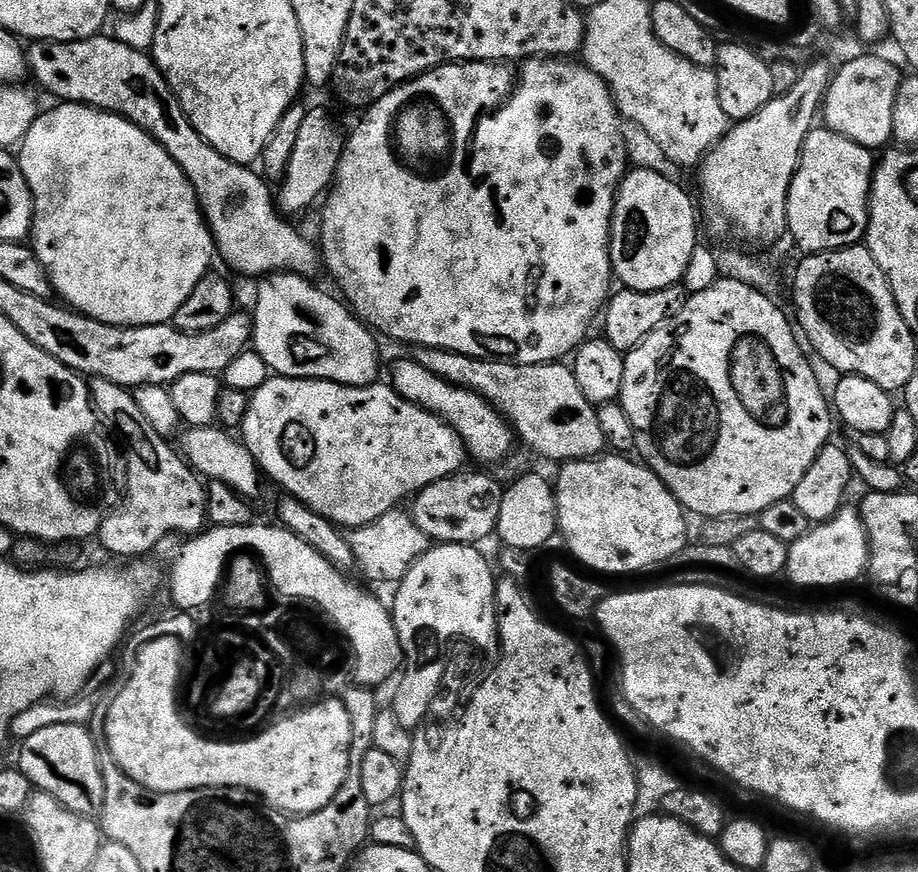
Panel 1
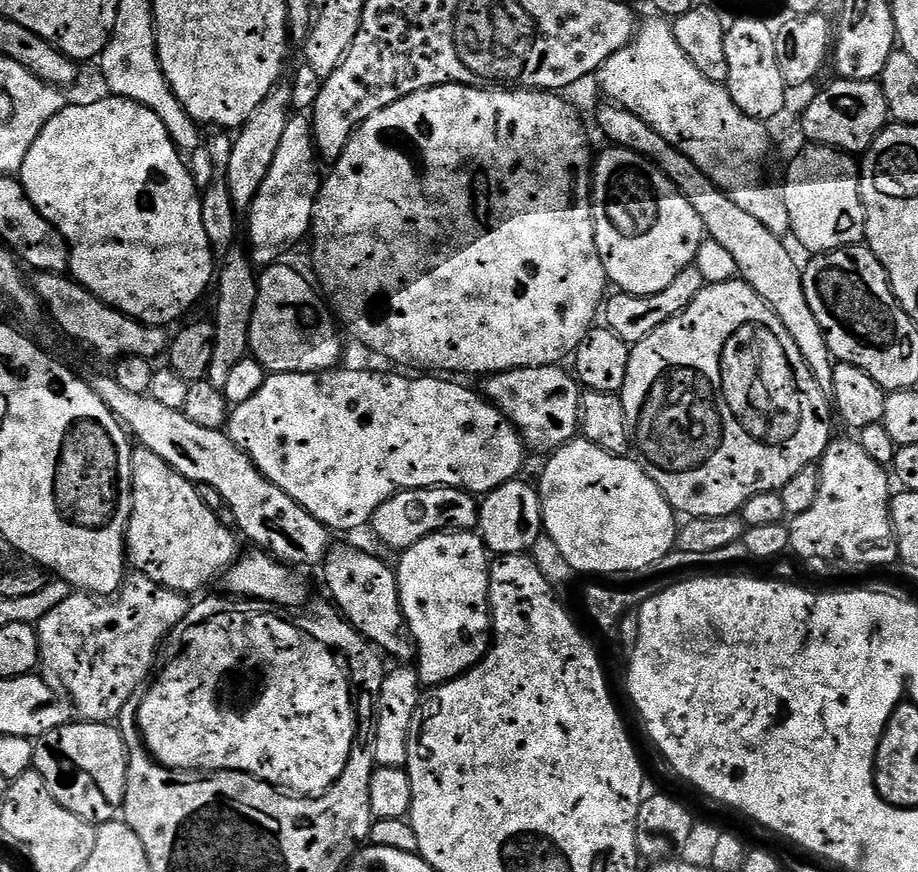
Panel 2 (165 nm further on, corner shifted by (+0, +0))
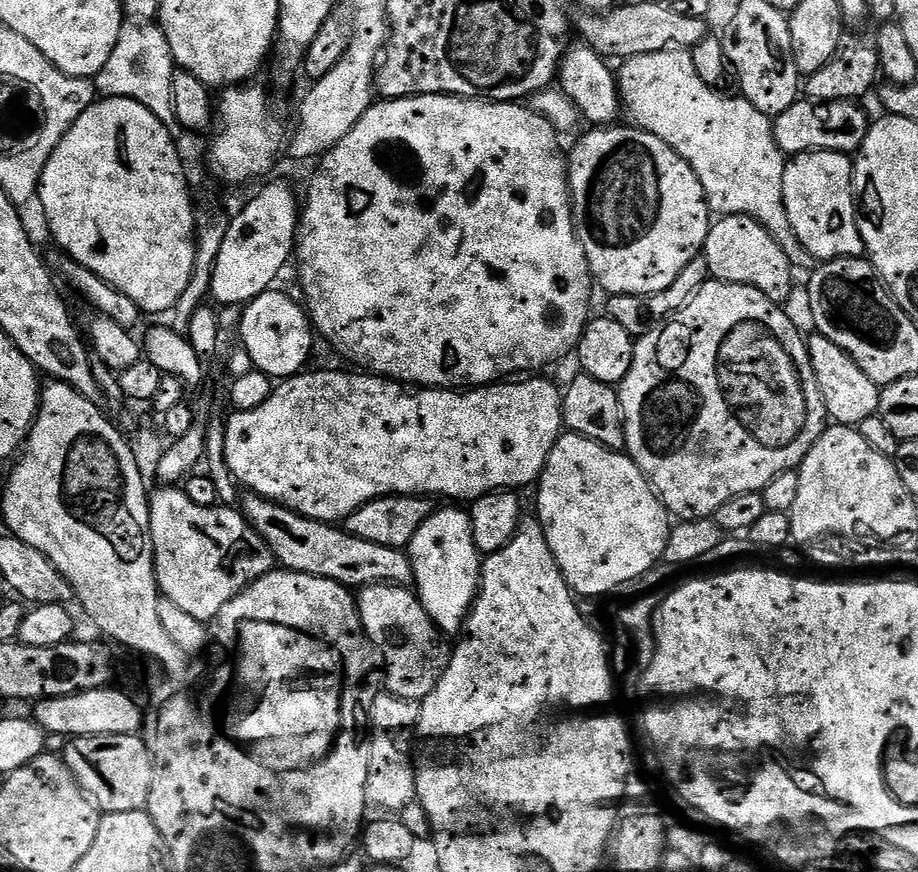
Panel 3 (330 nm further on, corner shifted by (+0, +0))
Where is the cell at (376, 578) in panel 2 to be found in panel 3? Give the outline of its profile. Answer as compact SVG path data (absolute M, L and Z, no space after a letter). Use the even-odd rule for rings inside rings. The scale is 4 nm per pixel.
M368 584L359 589L356 609L360 612L366 634L383 661L383 687L398 698L417 702L426 699L448 668L450 648L444 645L445 637L430 614L426 614L420 597L408 586Z

